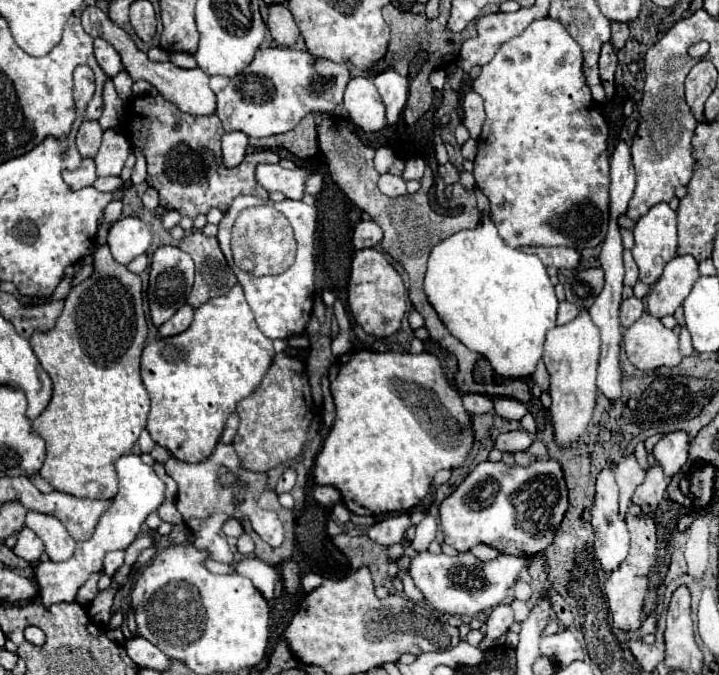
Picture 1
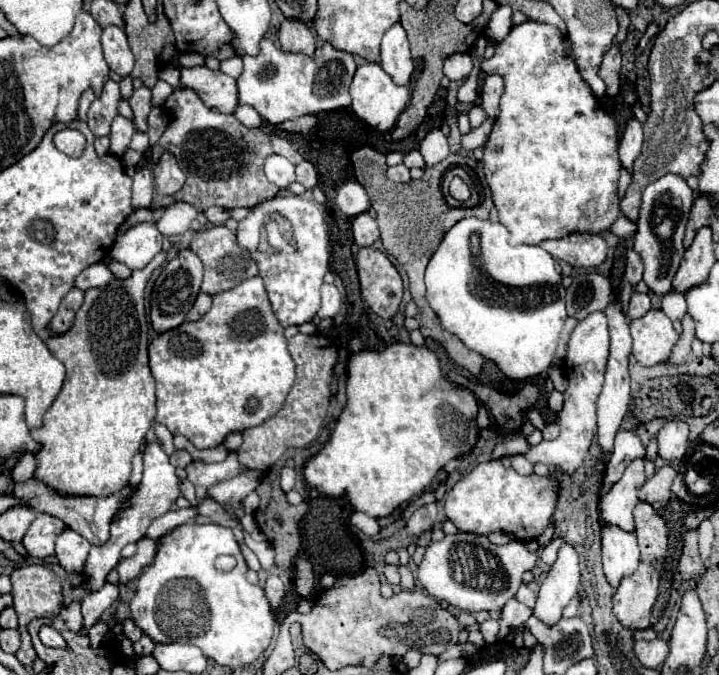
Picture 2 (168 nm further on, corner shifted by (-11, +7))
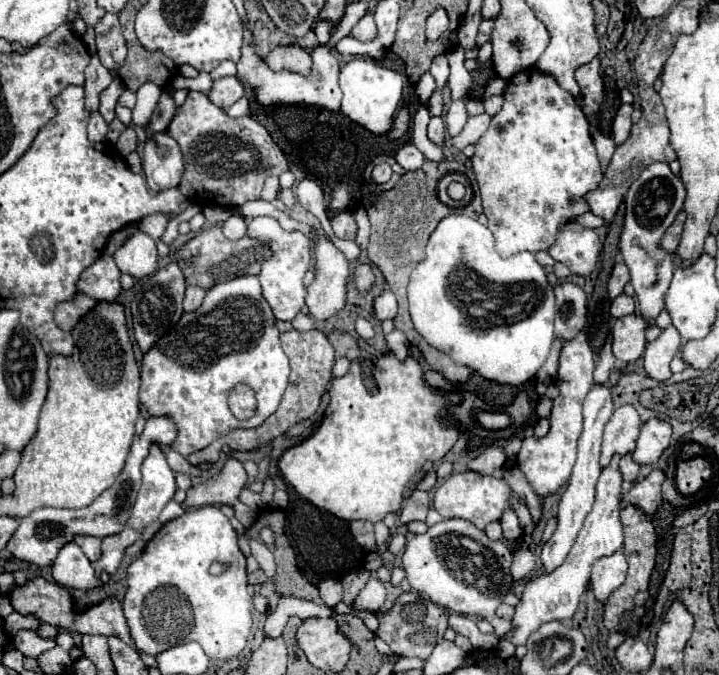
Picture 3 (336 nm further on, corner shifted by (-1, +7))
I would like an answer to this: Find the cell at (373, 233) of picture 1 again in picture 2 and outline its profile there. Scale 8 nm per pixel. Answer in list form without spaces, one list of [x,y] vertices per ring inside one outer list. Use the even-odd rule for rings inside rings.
[[[363,212],[353,220],[353,238],[359,246],[371,246],[379,240],[379,234],[379,224],[369,212]]]

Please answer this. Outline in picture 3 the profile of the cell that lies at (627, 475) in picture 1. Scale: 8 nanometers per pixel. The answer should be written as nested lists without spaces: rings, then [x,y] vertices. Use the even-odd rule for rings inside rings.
[[[613,456],[609,466],[603,468],[597,488],[595,488],[595,502],[593,502],[593,510],[587,514],[583,528],[569,552],[569,556],[565,558],[565,562],[555,568],[549,574],[541,574],[537,578],[533,578],[531,582],[525,584],[525,590],[521,594],[519,604],[515,606],[515,616],[511,620],[513,630],[509,630],[503,640],[513,642],[515,646],[525,644],[527,638],[543,624],[547,622],[555,622],[555,620],[569,620],[581,600],[581,594],[587,590],[589,584],[589,574],[591,574],[591,566],[597,558],[603,556],[611,556],[615,554],[621,546],[623,546],[623,528],[619,522],[619,510],[621,510],[621,474],[617,470],[621,456]]]

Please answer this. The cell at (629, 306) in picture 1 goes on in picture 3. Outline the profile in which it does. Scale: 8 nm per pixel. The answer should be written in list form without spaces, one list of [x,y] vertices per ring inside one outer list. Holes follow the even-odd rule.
[[[617,296],[613,302],[611,302],[611,316],[613,318],[623,318],[623,316],[629,316],[635,312],[635,300],[631,296]]]

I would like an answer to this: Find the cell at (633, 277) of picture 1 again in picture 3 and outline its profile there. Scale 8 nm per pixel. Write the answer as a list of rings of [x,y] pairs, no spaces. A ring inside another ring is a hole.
[[[617,262],[613,272],[611,272],[611,278],[609,278],[609,284],[607,284],[607,294],[609,298],[617,298],[619,294],[623,294],[623,286],[629,282],[629,270],[623,262]]]

